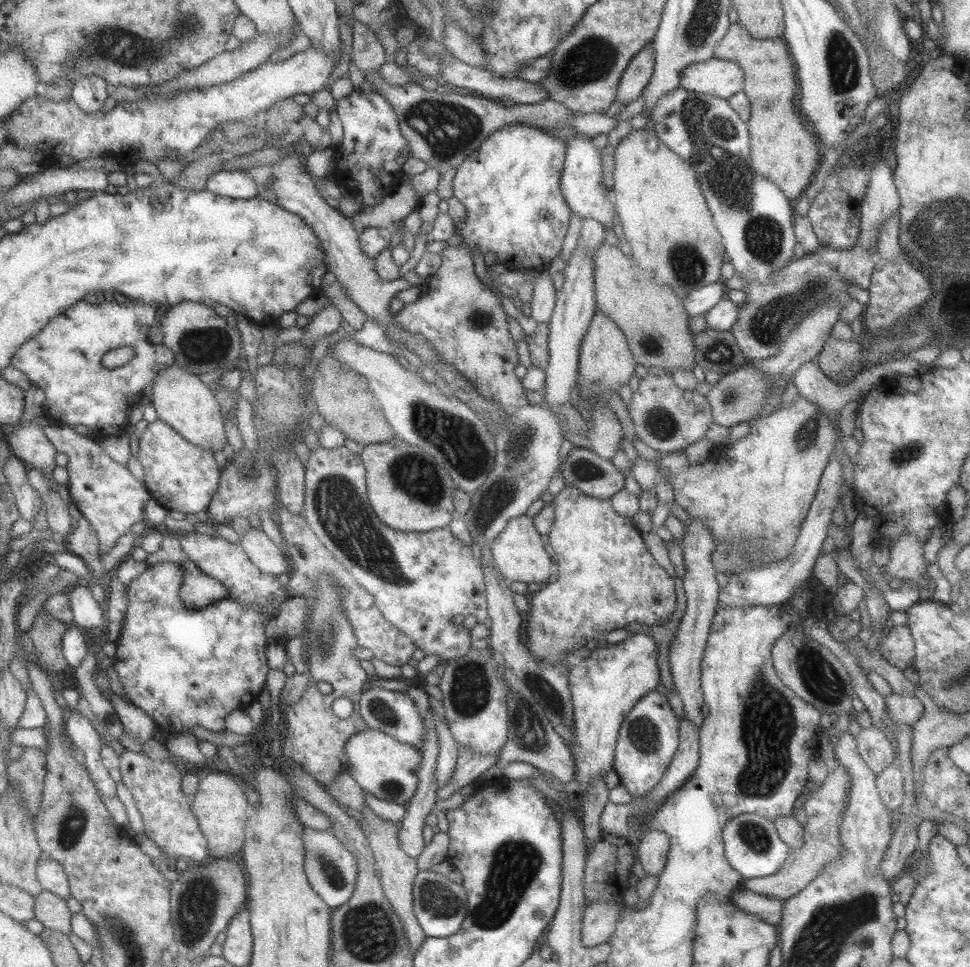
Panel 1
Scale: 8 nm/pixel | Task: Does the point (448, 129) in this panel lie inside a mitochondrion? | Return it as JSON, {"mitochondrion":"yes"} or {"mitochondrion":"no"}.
{"mitochondrion":"yes"}

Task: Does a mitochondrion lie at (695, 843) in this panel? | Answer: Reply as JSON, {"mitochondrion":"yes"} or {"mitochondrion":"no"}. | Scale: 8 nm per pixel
{"mitochondrion":"no"}

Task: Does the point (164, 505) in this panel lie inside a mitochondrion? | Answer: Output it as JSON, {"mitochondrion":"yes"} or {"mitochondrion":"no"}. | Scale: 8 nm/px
{"mitochondrion":"no"}

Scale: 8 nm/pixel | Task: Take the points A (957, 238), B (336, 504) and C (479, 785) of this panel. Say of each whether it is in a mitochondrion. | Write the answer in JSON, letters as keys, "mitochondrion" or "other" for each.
{"A":"mitochondrion","B":"mitochondrion","C":"other"}

